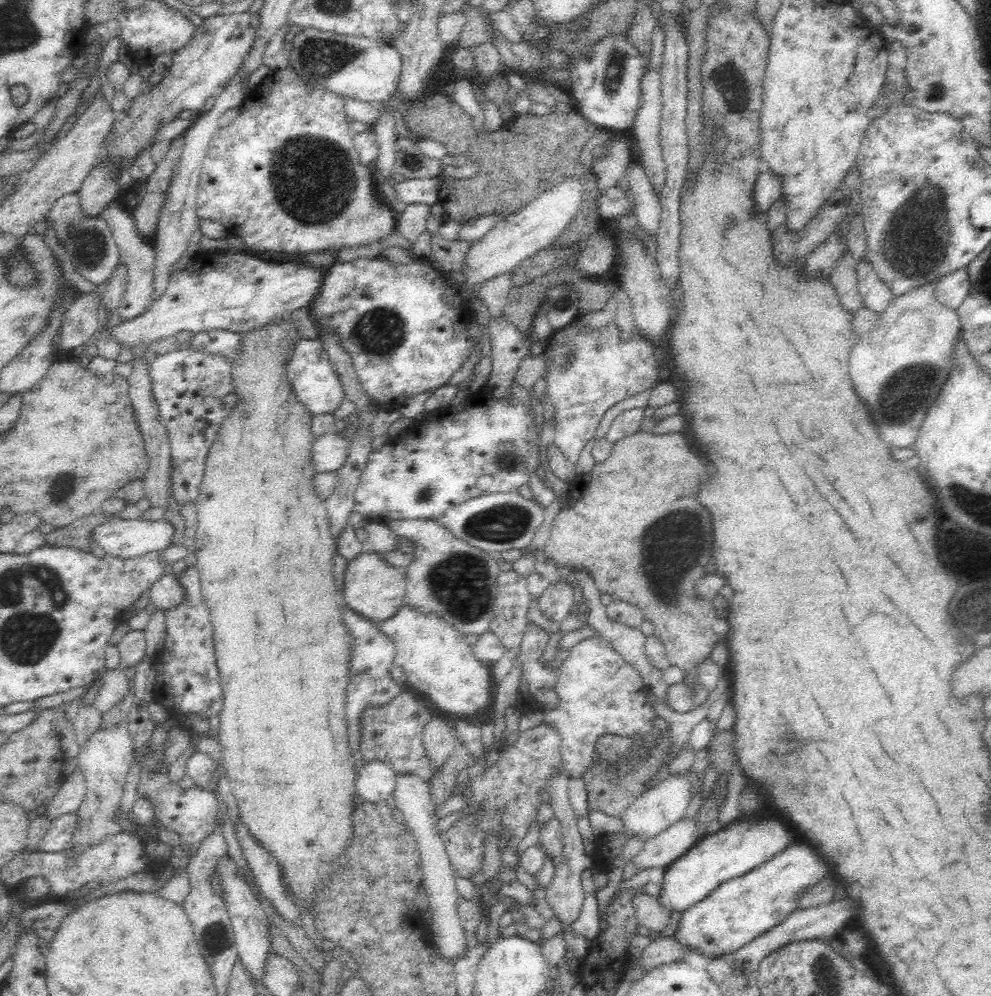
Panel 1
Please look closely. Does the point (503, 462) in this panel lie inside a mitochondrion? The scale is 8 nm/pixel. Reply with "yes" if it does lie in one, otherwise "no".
yes

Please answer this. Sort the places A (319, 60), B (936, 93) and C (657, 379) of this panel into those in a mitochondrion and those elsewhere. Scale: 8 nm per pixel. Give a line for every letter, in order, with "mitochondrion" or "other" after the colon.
A: mitochondrion
B: other
C: other

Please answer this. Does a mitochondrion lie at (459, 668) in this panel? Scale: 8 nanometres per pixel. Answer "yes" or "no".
no

